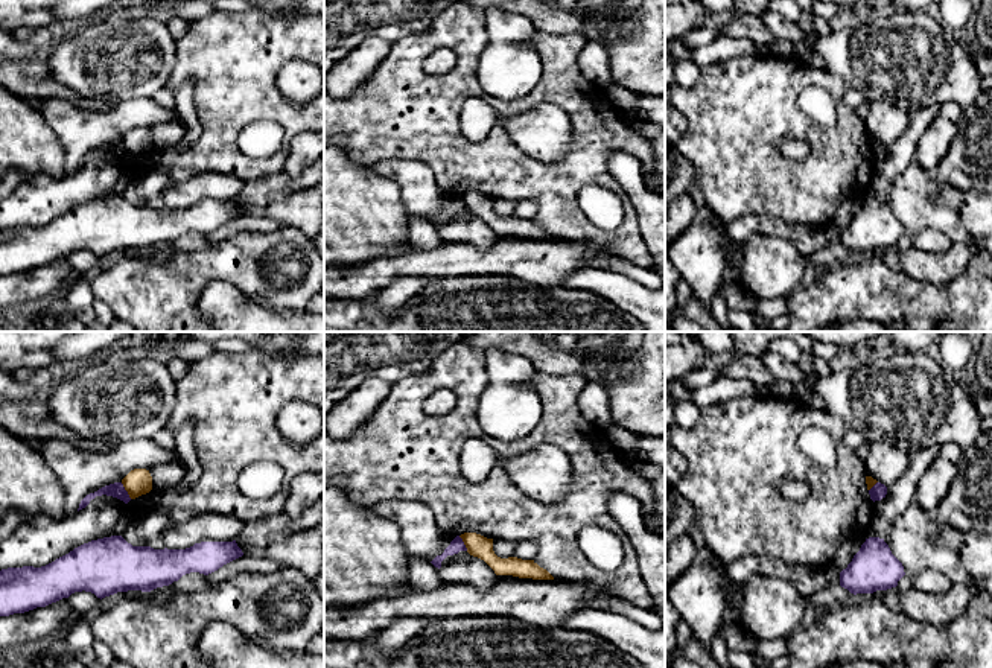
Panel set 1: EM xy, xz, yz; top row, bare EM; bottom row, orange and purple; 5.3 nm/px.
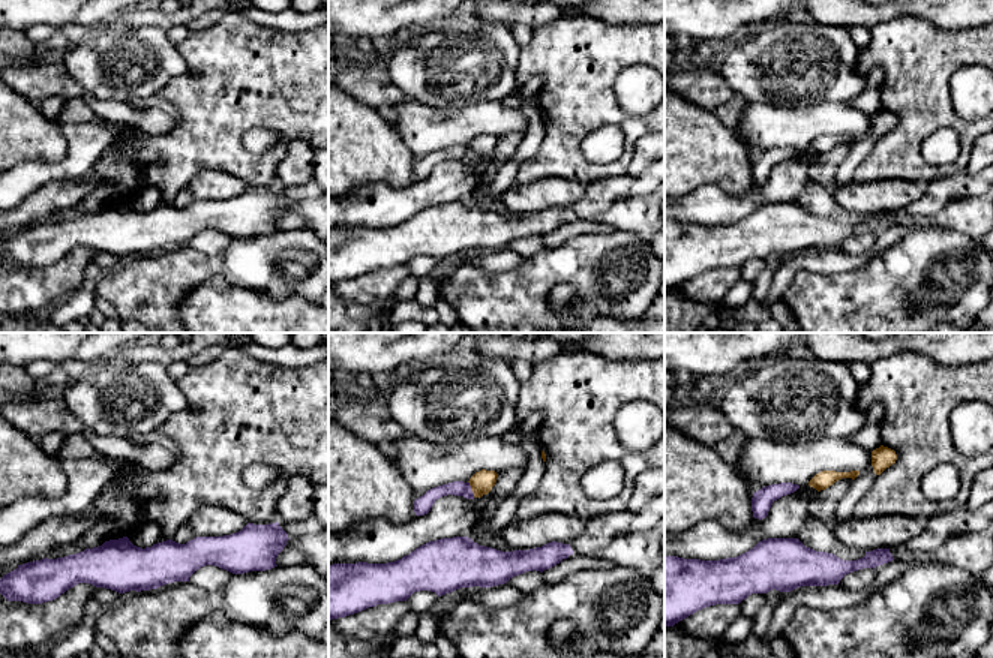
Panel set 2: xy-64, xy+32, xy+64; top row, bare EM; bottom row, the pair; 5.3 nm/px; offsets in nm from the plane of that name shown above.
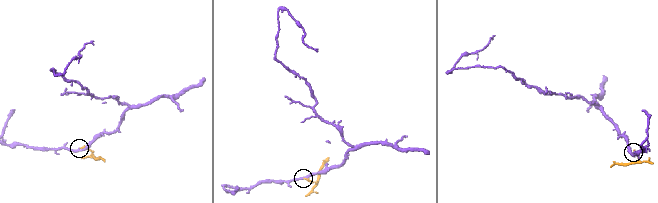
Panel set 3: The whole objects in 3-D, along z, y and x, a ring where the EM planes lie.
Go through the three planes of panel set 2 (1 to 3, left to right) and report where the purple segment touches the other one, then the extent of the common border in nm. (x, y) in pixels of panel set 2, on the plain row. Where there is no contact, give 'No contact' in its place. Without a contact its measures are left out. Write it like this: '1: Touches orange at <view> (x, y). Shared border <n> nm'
1: No contact
2: Touches orange at xy+32 (471, 153). Shared border 90 nm
3: No contact

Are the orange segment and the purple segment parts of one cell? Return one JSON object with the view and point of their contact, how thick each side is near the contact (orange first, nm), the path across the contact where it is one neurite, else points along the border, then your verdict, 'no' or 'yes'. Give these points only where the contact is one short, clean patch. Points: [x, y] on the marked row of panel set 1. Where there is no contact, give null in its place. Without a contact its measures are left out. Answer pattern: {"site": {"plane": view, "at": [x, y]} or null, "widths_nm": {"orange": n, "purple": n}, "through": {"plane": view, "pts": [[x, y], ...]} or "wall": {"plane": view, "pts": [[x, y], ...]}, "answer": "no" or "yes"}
{"site": {"plane": "xy", "at": [125, 489]}, "widths_nm": {"orange": 140, "purple": 80}, "wall": {"plane": "xy", "pts": [[120, 483], [131, 498]]}, "answer": "no"}

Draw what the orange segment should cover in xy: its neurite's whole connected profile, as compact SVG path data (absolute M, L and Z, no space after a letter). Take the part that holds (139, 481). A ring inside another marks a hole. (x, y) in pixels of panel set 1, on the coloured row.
M134 469L122 479L122 484L129 498L135 499L152 490L152 476L146 469Z

